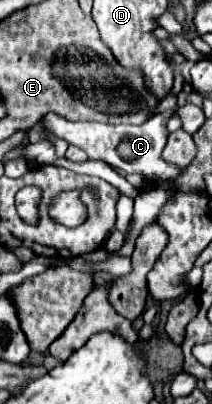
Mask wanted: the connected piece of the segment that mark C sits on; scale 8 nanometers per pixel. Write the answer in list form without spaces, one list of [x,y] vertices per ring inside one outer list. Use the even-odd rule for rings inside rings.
[[[167,110],[163,114],[151,116],[147,122],[143,122],[139,126],[135,126],[135,124],[111,126],[111,124],[101,124],[101,122],[71,122],[59,114],[45,114],[39,124],[43,126],[43,130],[47,134],[61,138],[61,140],[81,148],[83,152],[87,152],[89,160],[103,160],[109,166],[119,168],[127,174],[141,174],[141,176],[149,178],[151,182],[173,186],[183,170],[161,160],[161,150],[167,142],[167,134],[169,134],[165,128],[165,122],[171,116],[173,116],[173,110]]]

